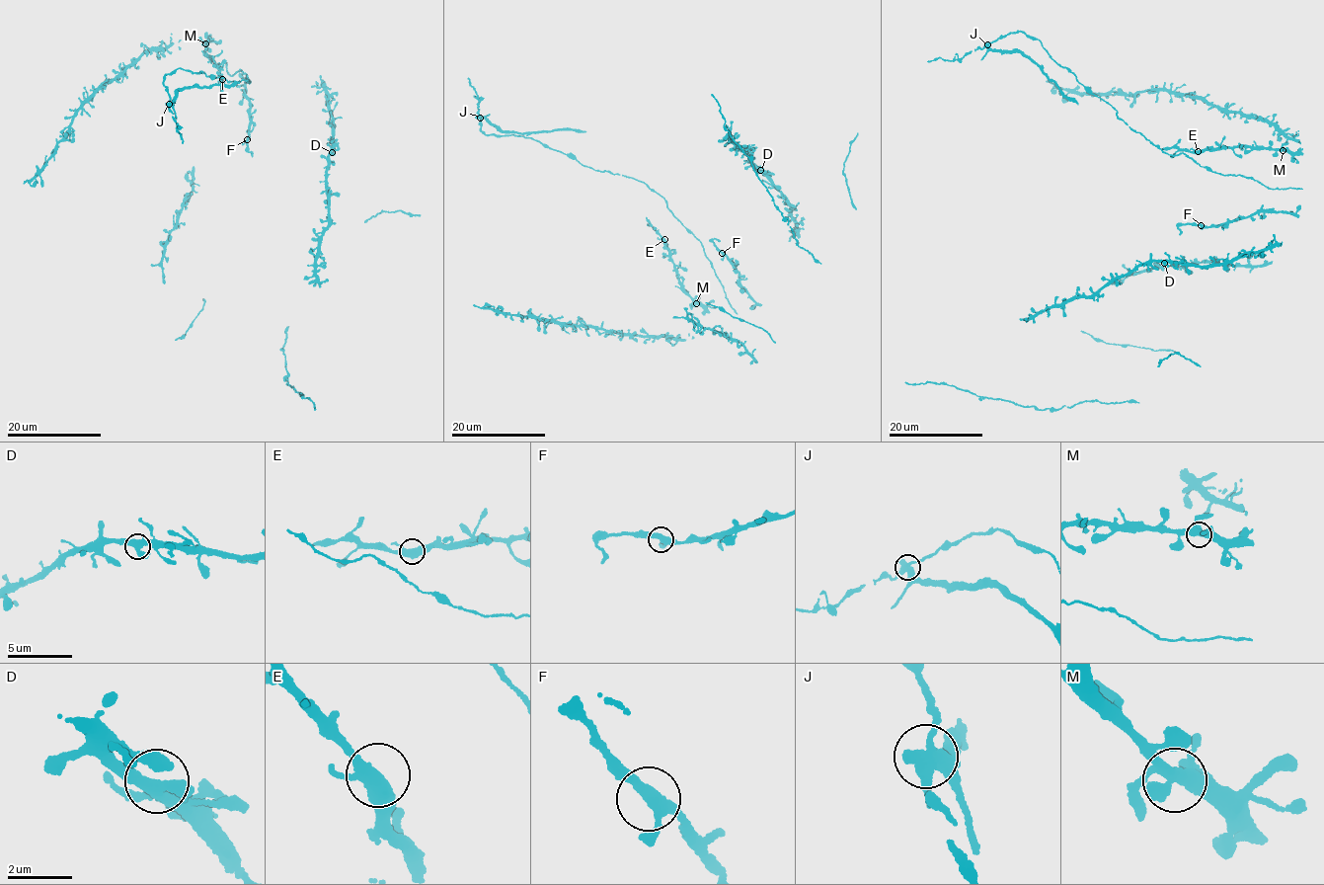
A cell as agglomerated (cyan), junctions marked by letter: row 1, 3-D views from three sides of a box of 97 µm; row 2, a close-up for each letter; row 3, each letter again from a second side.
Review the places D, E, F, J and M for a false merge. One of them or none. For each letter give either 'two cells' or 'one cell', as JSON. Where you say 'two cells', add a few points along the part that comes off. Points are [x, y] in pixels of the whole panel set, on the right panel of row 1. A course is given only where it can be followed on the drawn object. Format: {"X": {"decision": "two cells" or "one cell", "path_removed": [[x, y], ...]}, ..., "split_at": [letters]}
{"D": {"decision": "one cell"}, "E": {"decision": "one cell"}, "F": {"decision": "one cell"}, "J": {"decision": "two cells", "path_removed": [[987, 44], [992, 49], [1020, 53], [1029, 58], [1078, 104]]}, "M": {"decision": "one cell"}, "split_at": ["J"]}

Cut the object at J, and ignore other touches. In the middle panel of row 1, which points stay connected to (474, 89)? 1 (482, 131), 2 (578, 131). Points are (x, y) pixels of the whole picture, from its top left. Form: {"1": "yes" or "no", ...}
{"1": "yes", "2": "no"}

